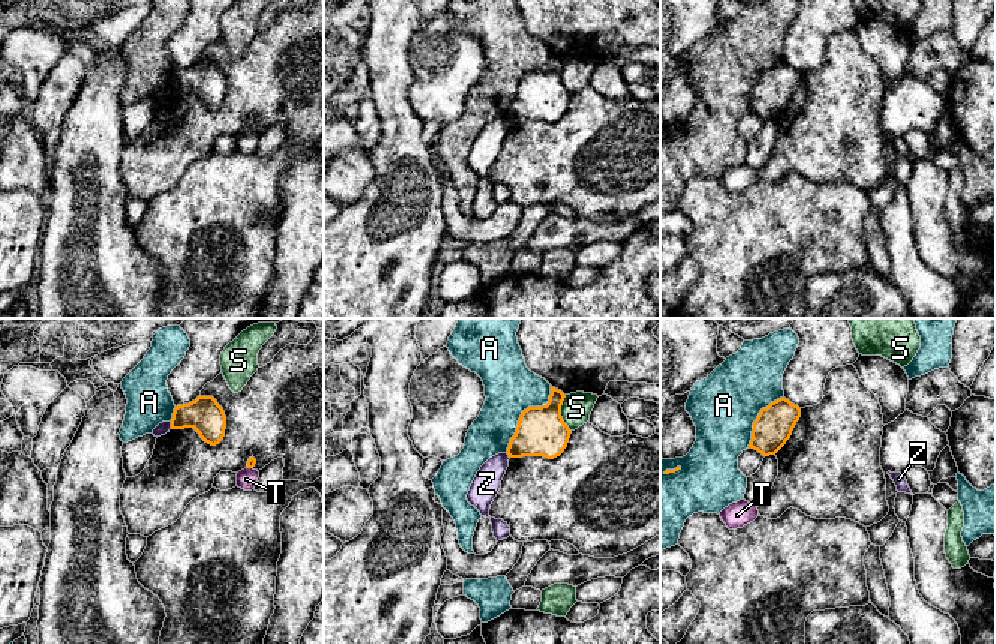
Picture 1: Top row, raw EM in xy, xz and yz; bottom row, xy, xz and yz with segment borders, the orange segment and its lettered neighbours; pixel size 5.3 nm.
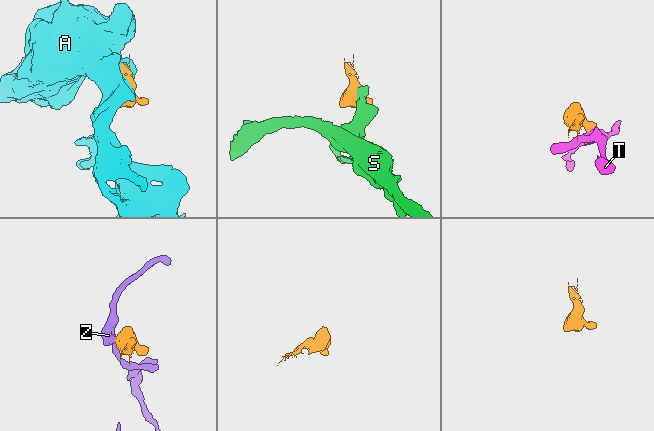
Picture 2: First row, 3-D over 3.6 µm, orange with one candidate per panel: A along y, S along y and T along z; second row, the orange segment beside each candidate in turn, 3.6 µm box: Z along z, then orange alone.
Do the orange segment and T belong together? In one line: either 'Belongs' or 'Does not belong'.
Does not belong

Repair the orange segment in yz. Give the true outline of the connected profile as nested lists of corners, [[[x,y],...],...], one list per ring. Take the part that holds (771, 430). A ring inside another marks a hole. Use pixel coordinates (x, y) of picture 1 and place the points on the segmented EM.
[[[780,398],[771,402],[753,422],[748,447],[764,456],[776,455],[790,438],[800,417],[801,408],[789,399]]]

